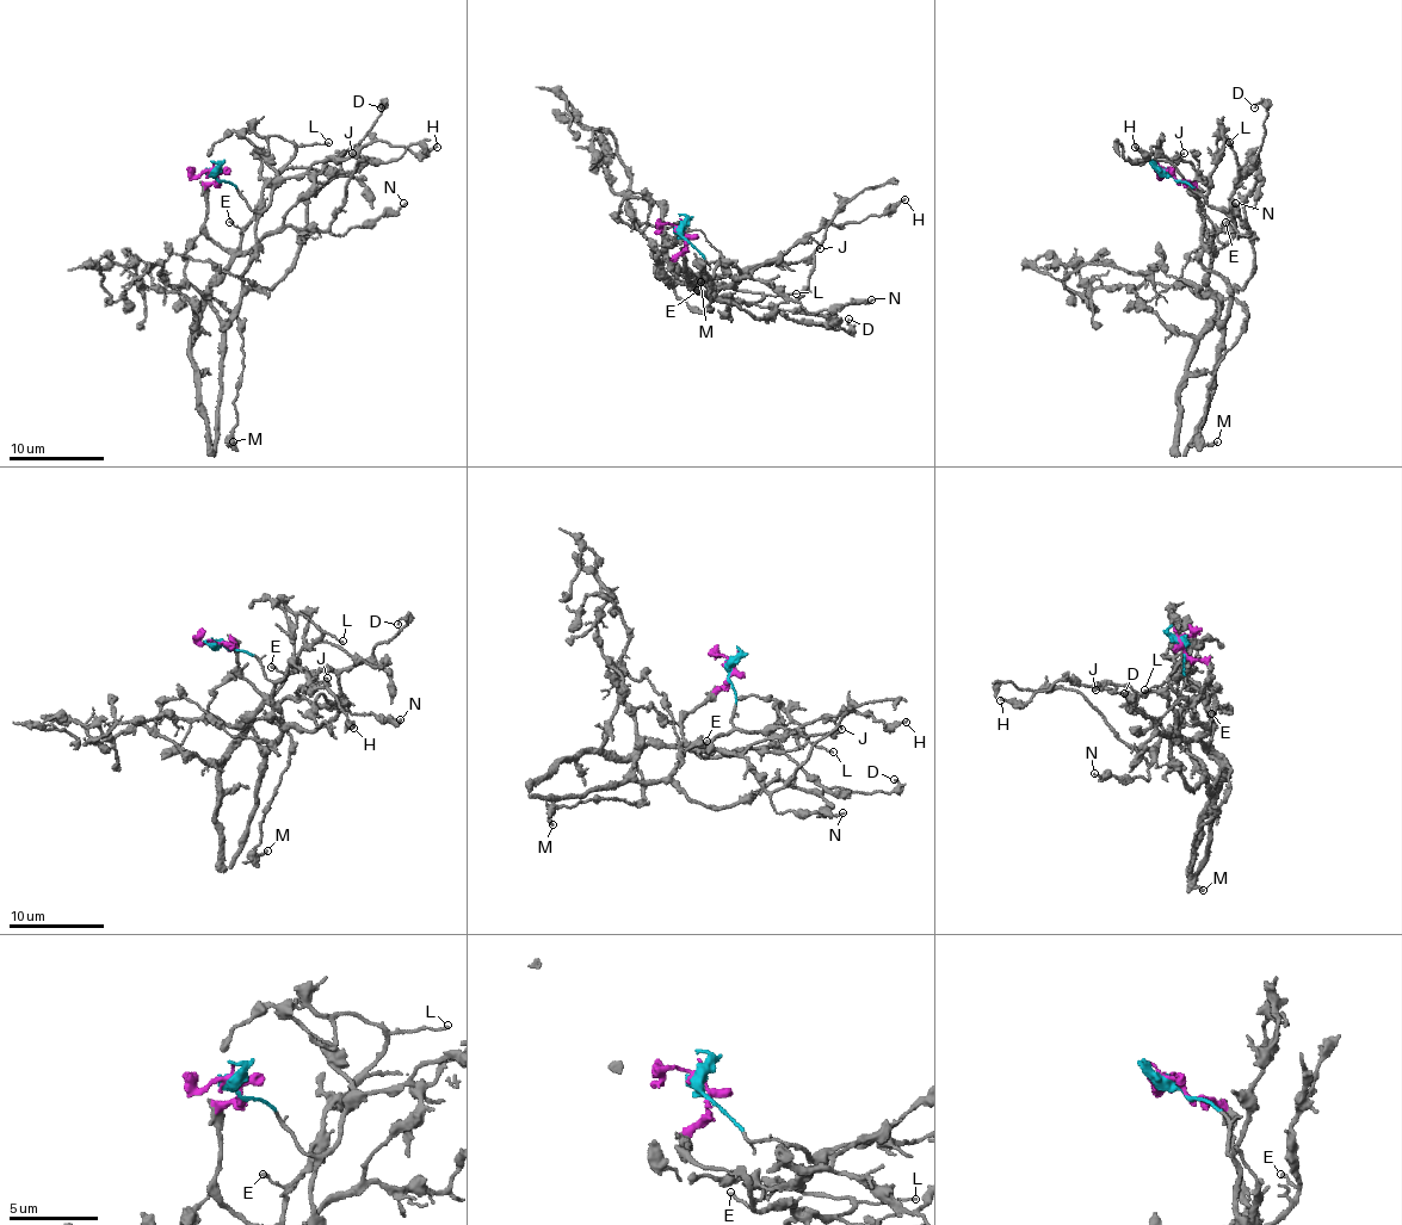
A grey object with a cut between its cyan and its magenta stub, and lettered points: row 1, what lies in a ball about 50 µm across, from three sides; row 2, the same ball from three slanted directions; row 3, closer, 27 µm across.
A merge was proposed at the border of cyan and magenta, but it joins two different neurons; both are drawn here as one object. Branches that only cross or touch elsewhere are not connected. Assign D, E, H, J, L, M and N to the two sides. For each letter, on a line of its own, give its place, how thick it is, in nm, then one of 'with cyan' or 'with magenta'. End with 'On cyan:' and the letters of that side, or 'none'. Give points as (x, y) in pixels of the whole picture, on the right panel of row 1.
D: at (1254, 107); 140 nm thick; with cyan
E: at (1226, 222); 160 nm thick; with magenta
H: at (1135, 147); 200 nm thick; with cyan
J: at (1184, 153); 160 nm thick; with cyan
L: at (1229, 142); 130 nm thick; with magenta
M: at (1217, 441); 170 nm thick; with magenta
N: at (1235, 203); 150 nm thick; with magenta
On cyan: D, H, J

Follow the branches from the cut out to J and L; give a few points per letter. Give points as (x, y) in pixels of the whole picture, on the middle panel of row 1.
J: (683, 229), (706, 260), (743, 272), (772, 265), (798, 241), (813, 239), (820, 248)
L: (683, 229), (685, 251), (673, 267), (704, 284), (711, 298), (760, 301), (796, 294)

